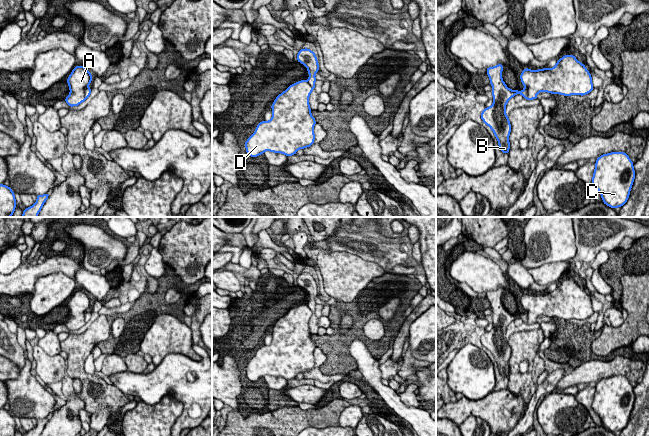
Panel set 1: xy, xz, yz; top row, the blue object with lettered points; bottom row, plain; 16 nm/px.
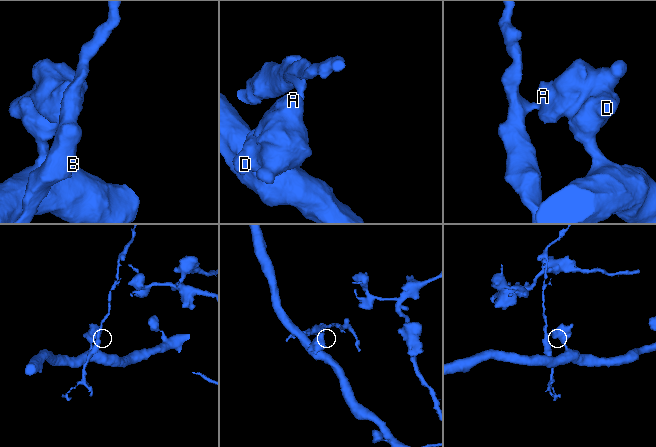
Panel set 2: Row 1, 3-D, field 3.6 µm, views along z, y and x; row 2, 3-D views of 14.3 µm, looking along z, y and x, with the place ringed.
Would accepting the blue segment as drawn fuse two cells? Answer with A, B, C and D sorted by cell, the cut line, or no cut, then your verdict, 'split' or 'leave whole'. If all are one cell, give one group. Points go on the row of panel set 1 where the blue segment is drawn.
A C D / B; cut in yz along (525, 87), (526, 98); split

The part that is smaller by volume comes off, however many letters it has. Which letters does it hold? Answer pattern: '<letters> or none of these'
B

